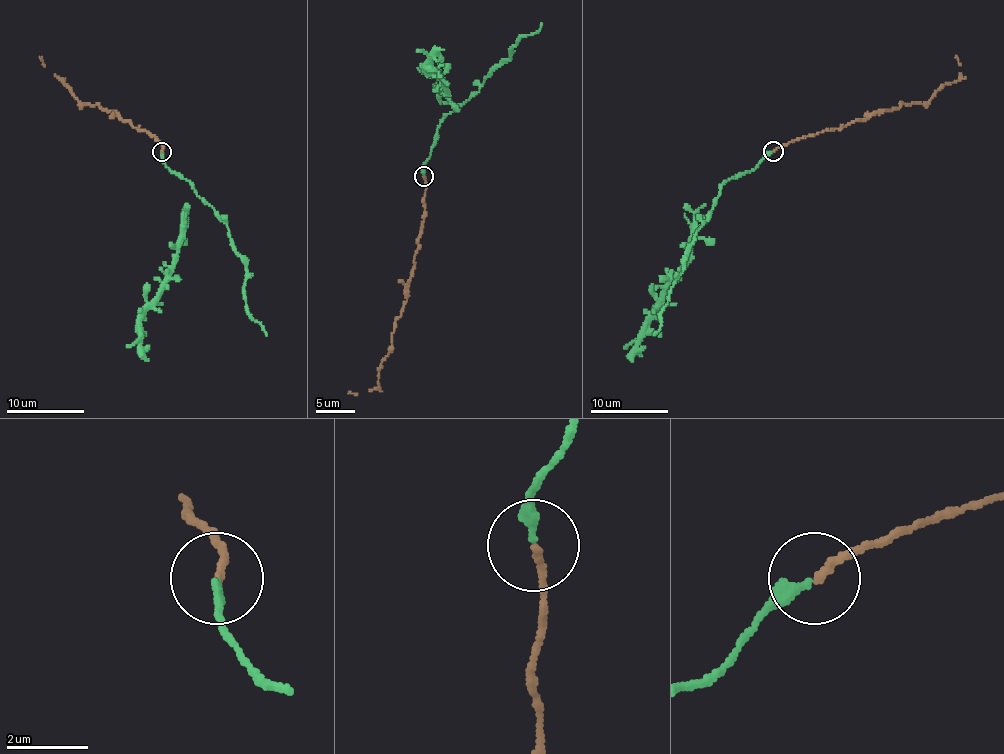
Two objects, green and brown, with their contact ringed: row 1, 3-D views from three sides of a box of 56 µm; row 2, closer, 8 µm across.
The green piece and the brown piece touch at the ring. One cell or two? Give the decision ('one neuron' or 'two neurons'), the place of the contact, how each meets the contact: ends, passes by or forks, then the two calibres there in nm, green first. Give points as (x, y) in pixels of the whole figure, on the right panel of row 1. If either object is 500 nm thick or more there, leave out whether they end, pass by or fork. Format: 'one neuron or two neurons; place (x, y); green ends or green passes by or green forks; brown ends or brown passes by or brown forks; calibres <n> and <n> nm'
one neuron; place (773, 151); green ends; brown ends; calibres 240 and 180 nm

